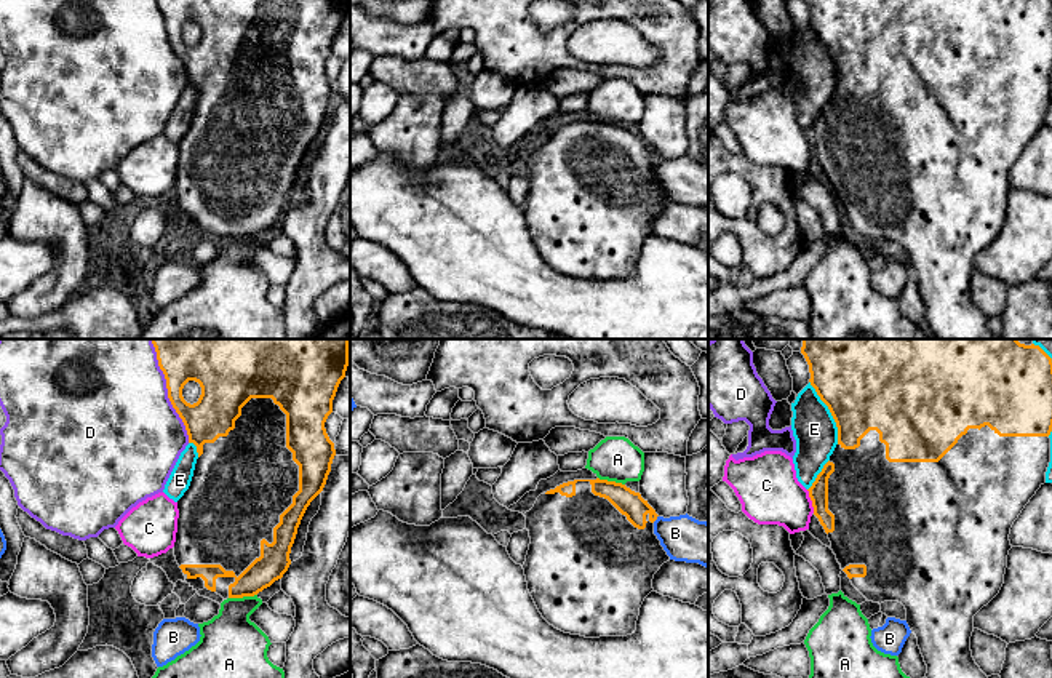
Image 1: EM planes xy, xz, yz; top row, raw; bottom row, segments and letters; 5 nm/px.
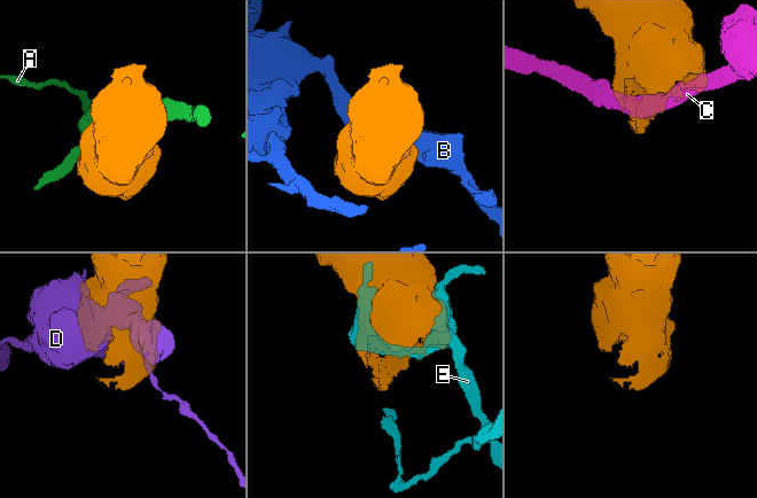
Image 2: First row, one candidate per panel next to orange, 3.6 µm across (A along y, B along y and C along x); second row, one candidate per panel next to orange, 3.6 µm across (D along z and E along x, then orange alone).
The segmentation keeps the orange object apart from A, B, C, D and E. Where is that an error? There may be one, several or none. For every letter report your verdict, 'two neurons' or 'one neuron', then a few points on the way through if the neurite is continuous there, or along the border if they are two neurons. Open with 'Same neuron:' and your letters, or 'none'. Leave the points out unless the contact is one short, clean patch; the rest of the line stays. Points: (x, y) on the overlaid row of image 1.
Same neuron: none
A: two neurons
B: two neurons
C: two neurons; border yz (806, 490), (814, 512)
D: two neurons
E: two neurons

